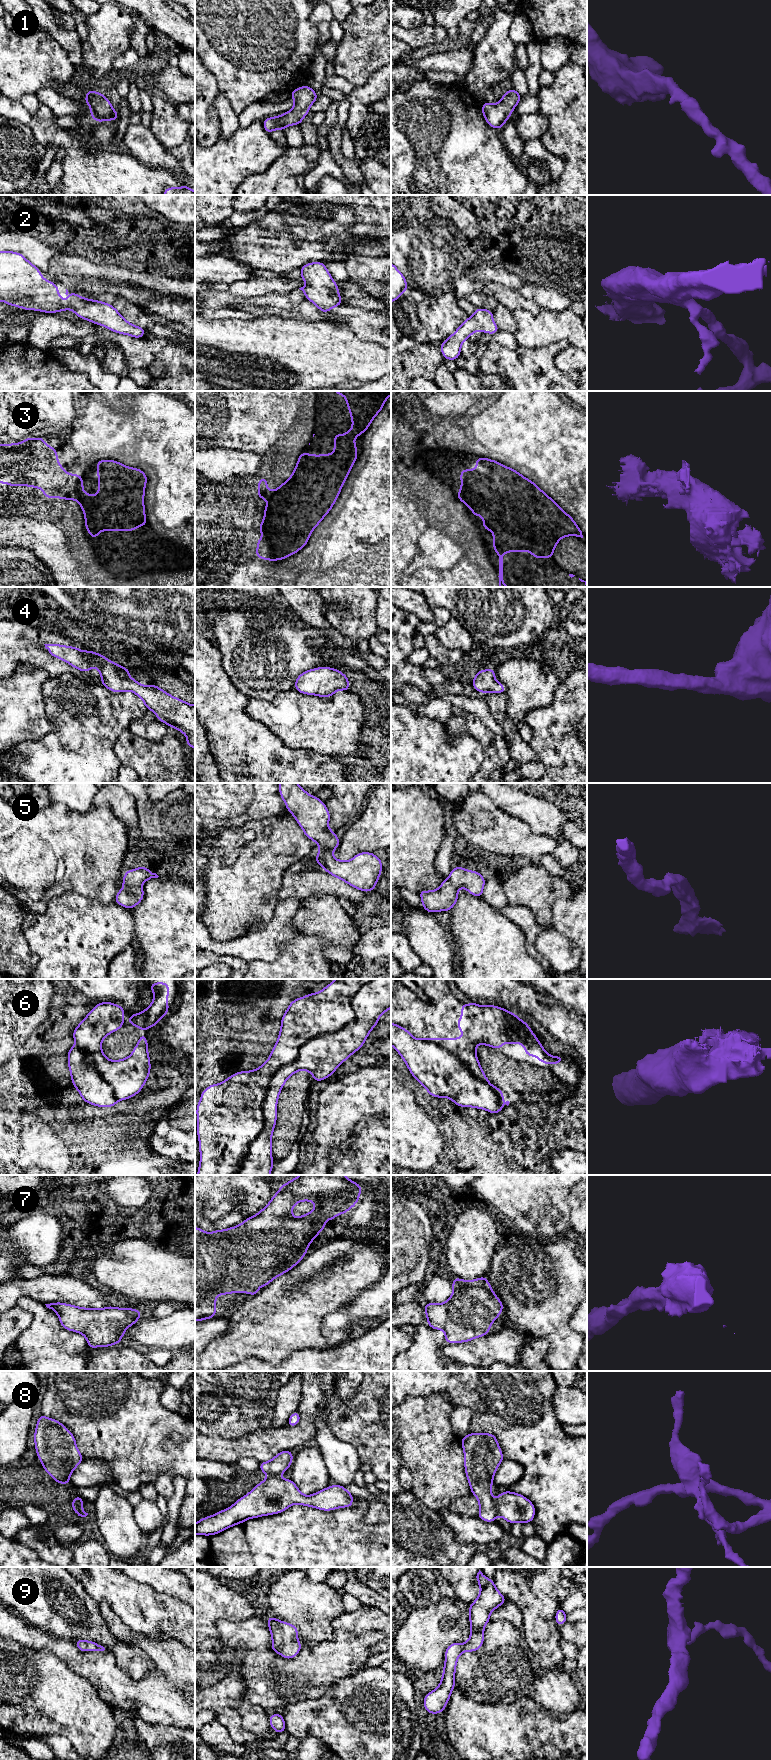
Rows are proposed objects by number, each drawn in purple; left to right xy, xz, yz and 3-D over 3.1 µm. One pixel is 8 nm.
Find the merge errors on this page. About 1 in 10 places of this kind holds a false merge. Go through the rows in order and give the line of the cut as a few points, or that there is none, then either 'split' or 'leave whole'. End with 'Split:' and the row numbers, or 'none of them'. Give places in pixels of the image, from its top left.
1: cut none; leave whole
2: cut none; leave whole
3: cut none; leave whole
4: cut none; leave whole
5: cut none; leave whole
6: cut xz (372, 979), (353, 1021), (275, 1072), (233, 1174); split
7: cut none; leave whole
8: cut yz (495, 1501), (498, 1513); split
9: cut none; leave whole
Split: 6, 8

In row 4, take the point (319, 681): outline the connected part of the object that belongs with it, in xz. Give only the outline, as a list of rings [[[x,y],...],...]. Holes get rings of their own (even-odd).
[[[318,667],[300,674],[295,680],[295,689],[303,694],[328,698],[338,690],[349,691],[348,677],[339,669]]]

